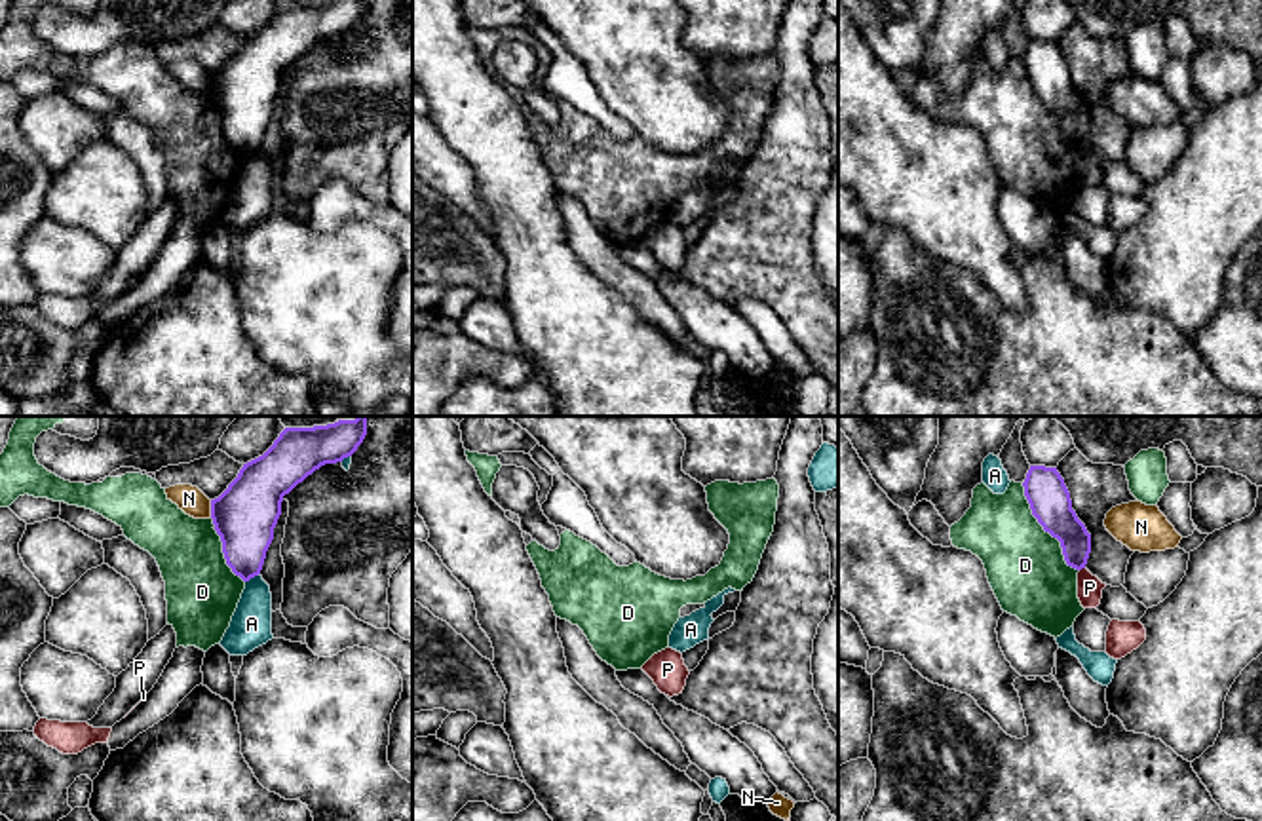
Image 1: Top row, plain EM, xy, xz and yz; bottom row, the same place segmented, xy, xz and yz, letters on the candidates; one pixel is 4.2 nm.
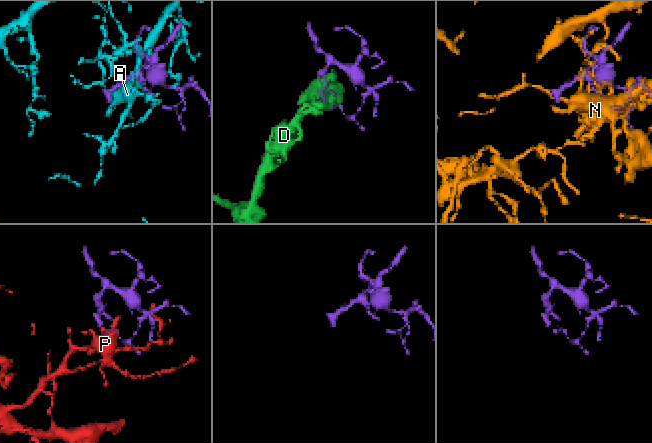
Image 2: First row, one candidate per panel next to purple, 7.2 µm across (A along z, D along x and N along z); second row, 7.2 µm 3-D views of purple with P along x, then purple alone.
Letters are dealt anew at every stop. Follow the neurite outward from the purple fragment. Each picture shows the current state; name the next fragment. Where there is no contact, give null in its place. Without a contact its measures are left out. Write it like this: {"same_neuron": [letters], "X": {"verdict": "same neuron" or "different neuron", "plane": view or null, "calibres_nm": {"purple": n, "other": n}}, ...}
{"same_neuron": [], "A": {"verdict": "different neuron", "plane": "xy", "calibres_nm": {"purple": 260, "other": 180}}, "D": {"verdict": "different neuron", "plane": "yz", "calibres_nm": {"purple": 180, "other": 340}}, "N": {"verdict": "different neuron", "plane": "xy", "calibres_nm": {"purple": 280, "other": 120}}, "P": {"verdict": "different neuron", "plane": "yz", "calibres_nm": {"purple": 150, "other": 110}}}

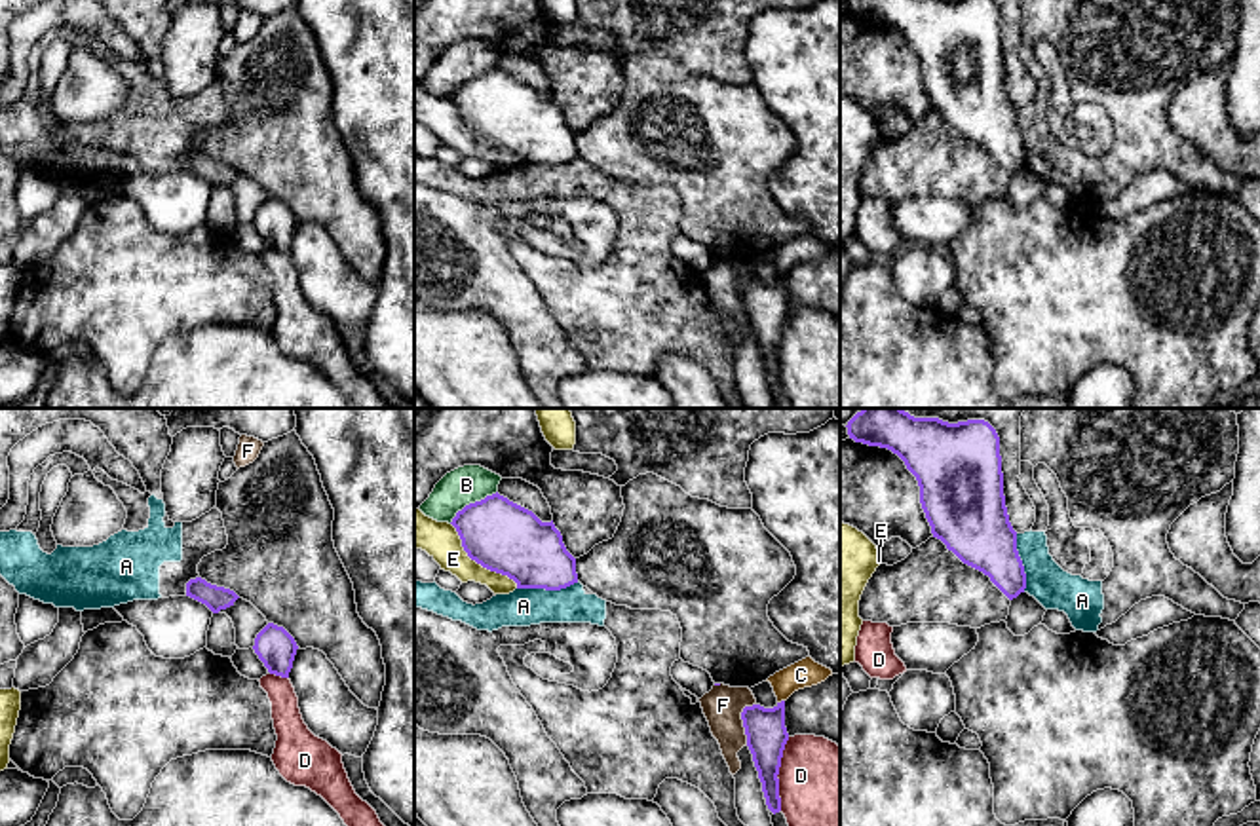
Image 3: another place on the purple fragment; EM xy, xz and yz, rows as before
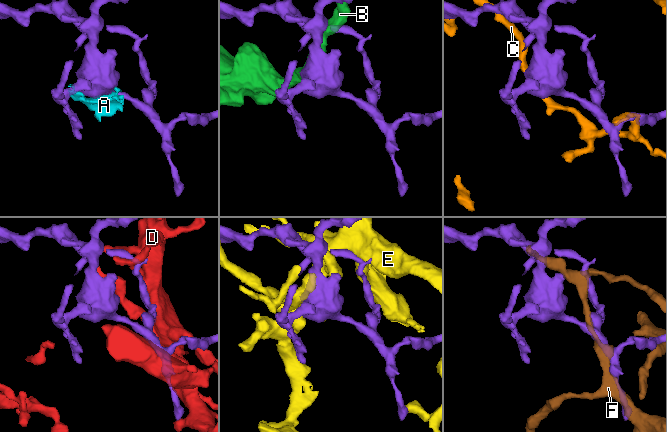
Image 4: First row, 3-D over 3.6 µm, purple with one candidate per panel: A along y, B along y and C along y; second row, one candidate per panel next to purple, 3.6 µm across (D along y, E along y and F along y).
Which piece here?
{"same_neuron": [], "A": {"verdict": "different neuron", "plane": "xz", "calibres_nm": {"purple": 300, "other": 160}}, "B": {"verdict": "different neuron", "plane": "xz", "calibres_nm": {"purple": 300, "other": 160}}, "C": {"verdict": "different neuron", "plane": "xz", "calibres_nm": {"purple": 180, "other": 120}}, "D": {"verdict": "different neuron", "plane": "xz", "calibres_nm": {"purple": 180, "other": 420}}, "E": {"verdict": "different neuron", "plane": "xz", "calibres_nm": {"purple": 300, "other": 160}}, "F": {"verdict": "different neuron", "plane": "xz", "calibres_nm": {"purple": 180, "other": 170}}}

